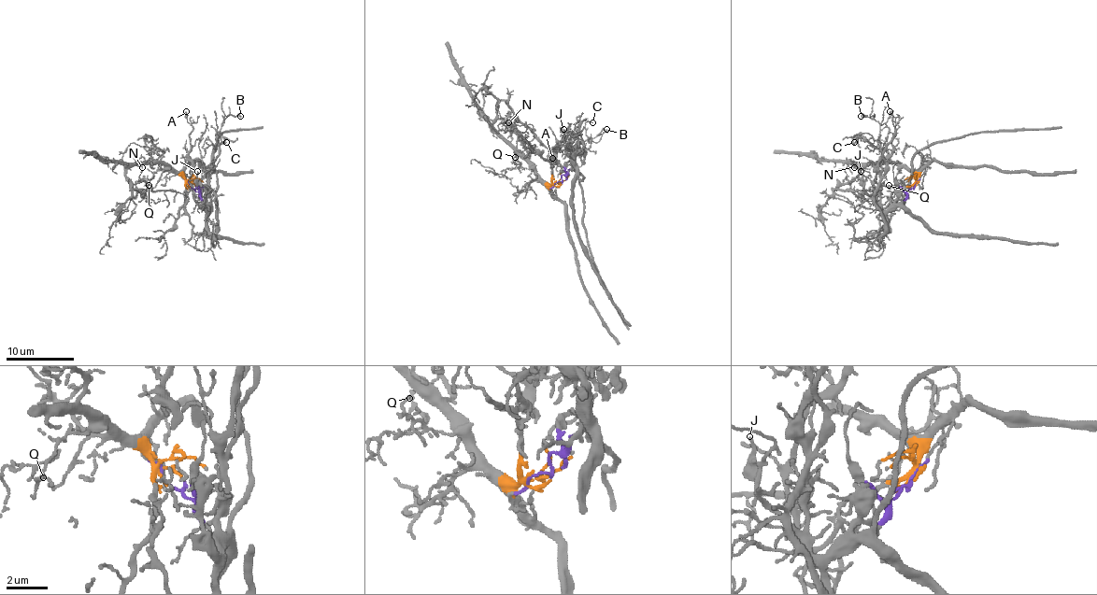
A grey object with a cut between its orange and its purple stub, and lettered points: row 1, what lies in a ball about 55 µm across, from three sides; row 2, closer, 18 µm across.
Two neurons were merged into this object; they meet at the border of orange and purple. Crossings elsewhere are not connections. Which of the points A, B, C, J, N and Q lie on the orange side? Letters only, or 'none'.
N, Q

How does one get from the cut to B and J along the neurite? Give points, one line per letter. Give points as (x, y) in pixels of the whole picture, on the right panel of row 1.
B: (915, 186), (904, 200), (894, 200), (883, 210), (877, 159), (879, 125), (873, 118), (875, 115), (861, 116)
J: (915, 186), (908, 190), (904, 200), (894, 200), (883, 210), (864, 191), (861, 171)

